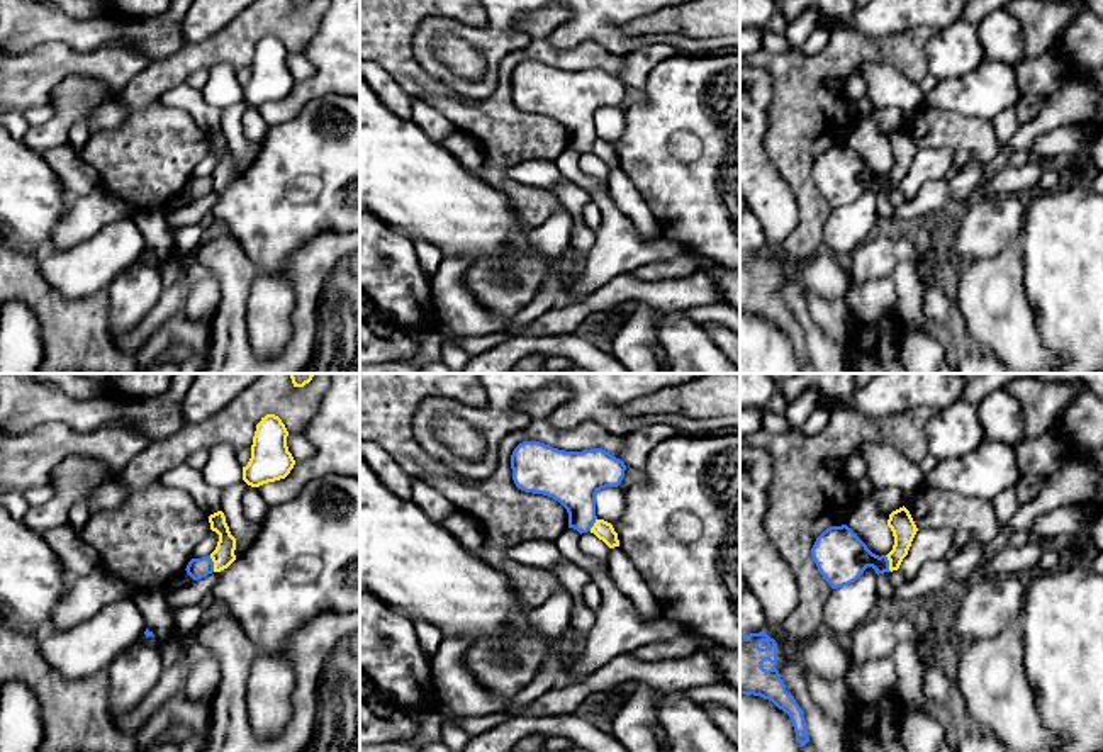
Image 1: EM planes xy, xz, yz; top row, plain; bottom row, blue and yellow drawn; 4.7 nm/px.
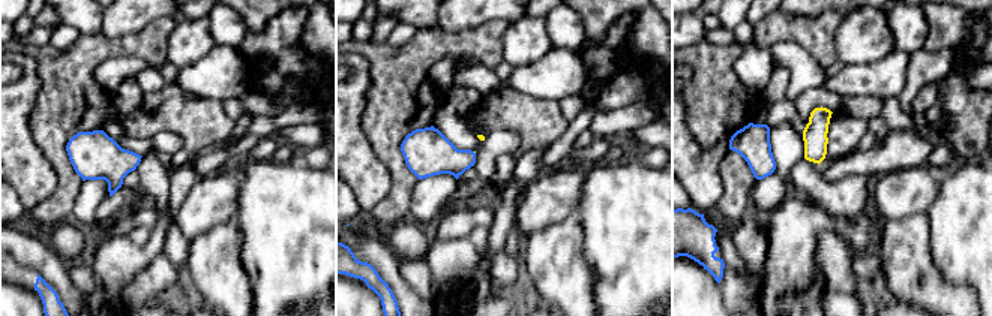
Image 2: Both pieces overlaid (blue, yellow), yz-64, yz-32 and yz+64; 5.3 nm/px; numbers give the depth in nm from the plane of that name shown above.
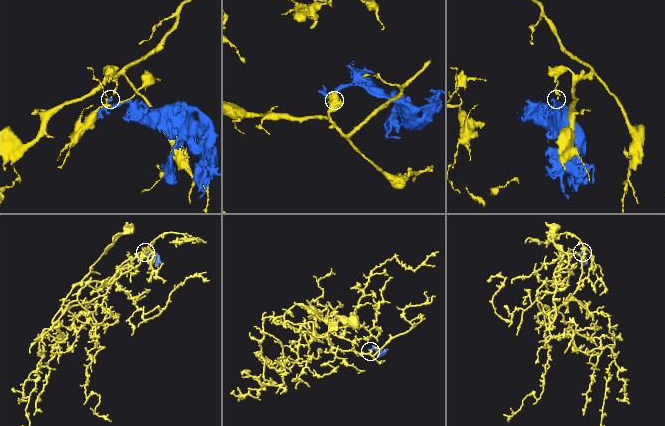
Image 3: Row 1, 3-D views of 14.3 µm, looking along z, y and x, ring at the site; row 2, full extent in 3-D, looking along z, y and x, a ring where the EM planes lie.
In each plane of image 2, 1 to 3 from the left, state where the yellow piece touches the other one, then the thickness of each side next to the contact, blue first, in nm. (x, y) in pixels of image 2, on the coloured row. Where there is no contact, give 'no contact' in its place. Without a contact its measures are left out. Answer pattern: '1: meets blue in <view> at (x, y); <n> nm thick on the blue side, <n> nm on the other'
1: no contact
2: no contact
3: no contact

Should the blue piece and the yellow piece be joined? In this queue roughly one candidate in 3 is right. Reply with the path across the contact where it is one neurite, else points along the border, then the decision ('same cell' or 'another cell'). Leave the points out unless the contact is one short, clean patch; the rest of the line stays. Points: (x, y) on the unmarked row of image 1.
border xy (209, 175), (214, 190); another cell

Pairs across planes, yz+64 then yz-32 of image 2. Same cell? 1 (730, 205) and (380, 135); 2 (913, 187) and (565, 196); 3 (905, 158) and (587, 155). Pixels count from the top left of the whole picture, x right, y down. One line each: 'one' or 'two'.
1: one
2: one
3: one

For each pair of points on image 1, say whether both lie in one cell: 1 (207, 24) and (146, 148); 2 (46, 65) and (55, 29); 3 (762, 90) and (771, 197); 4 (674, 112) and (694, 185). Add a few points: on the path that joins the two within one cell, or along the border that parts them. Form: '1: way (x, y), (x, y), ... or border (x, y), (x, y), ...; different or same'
1: border (233, 19), (216, 33), (185, 44); different
2: border (90, 50), (78, 51), (46, 41), (17, 55); different
3: way (757, 117), (757, 170); same
4: way (662, 131), (662, 153), (676, 167); same

